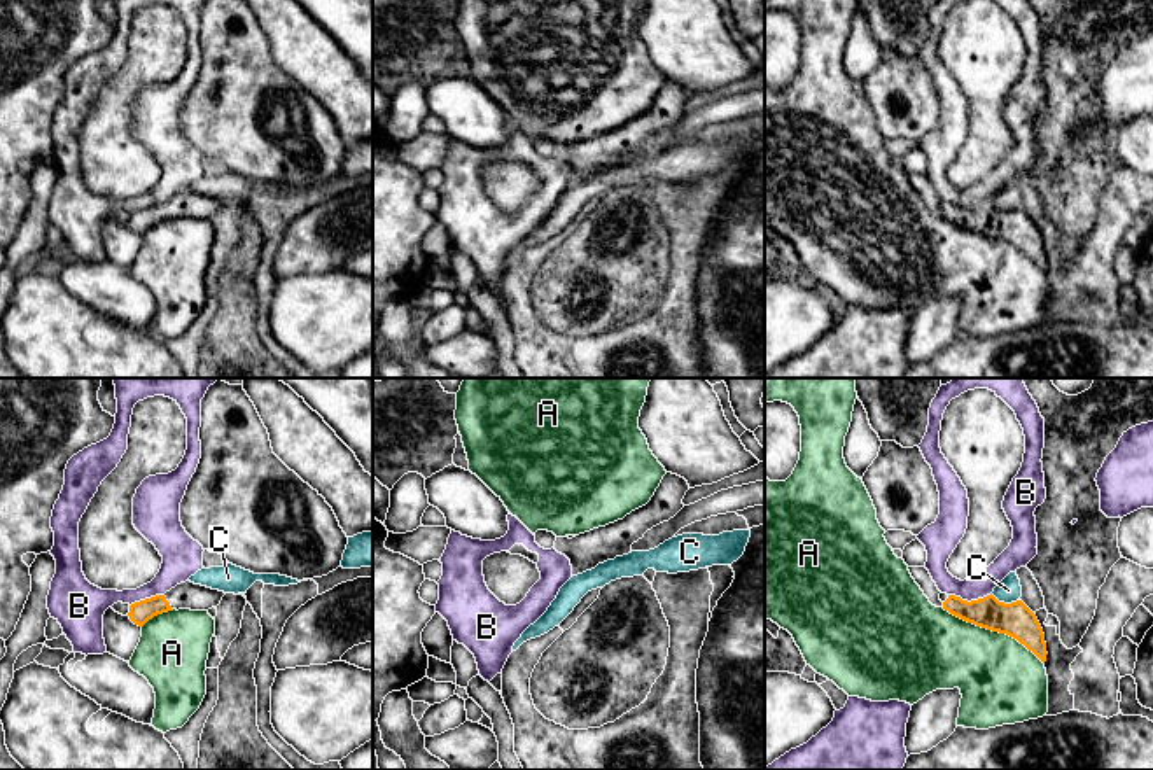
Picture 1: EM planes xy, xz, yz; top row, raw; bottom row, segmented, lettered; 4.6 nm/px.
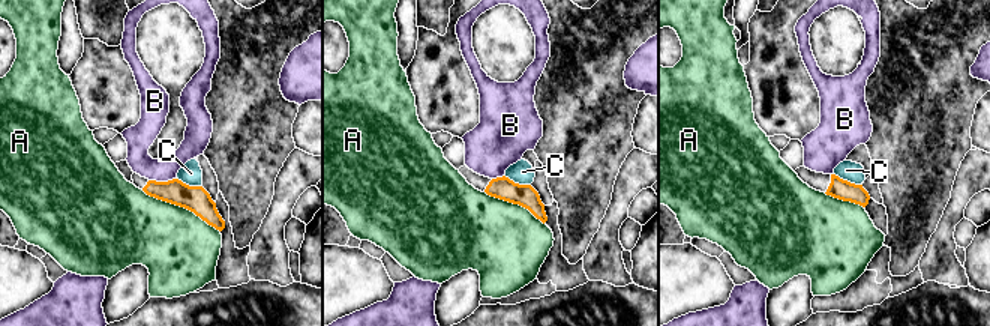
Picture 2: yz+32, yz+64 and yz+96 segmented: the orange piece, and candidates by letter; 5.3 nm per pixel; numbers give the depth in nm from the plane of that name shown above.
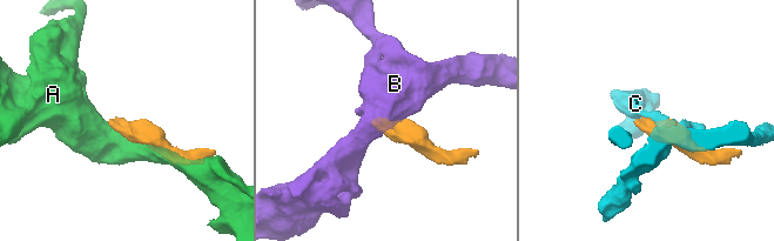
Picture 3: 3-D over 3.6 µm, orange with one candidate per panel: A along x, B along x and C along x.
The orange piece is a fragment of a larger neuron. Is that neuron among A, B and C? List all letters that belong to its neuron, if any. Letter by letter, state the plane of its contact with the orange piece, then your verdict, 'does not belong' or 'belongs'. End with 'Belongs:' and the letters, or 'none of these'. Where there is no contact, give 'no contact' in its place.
A: yz | does not belong
B: yz | does not belong
C: yz | does not belong
Belongs: none of these

